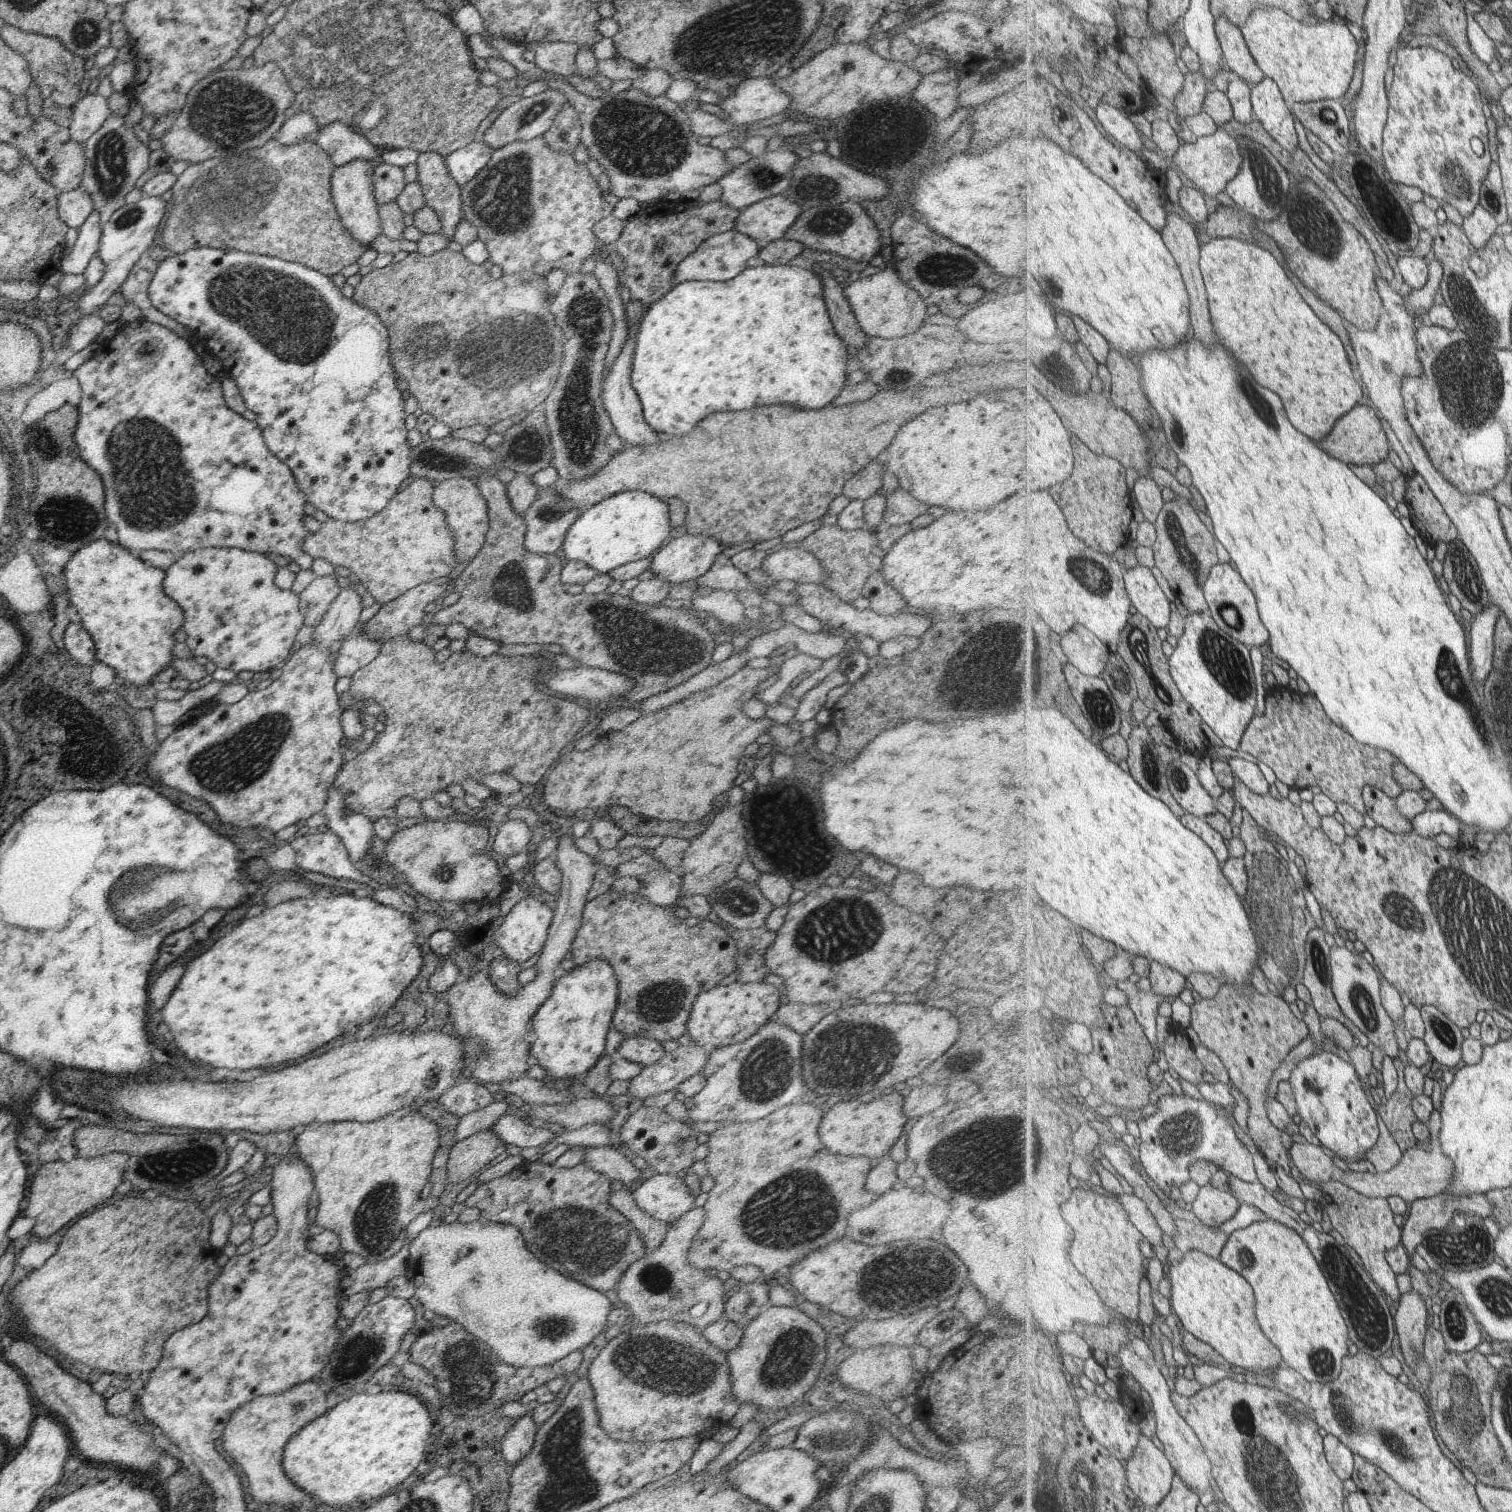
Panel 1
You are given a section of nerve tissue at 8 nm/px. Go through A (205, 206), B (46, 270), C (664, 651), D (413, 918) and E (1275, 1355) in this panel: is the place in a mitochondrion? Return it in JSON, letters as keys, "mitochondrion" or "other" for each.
{"A":"mitochondrion","B":"other","C":"mitochondrion","D":"other","E":"other"}

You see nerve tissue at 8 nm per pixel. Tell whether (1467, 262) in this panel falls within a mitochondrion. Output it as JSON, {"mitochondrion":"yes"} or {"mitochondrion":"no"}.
{"mitochondrion":"no"}

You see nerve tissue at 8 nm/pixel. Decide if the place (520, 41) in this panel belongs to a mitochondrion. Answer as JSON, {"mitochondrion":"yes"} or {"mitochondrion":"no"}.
{"mitochondrion":"no"}

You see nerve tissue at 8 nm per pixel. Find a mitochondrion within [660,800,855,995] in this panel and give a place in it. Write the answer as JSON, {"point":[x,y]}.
{"point":[748,903]}

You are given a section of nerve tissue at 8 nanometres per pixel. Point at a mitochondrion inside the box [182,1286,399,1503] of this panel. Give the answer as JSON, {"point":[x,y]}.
{"point":[357,1356]}

